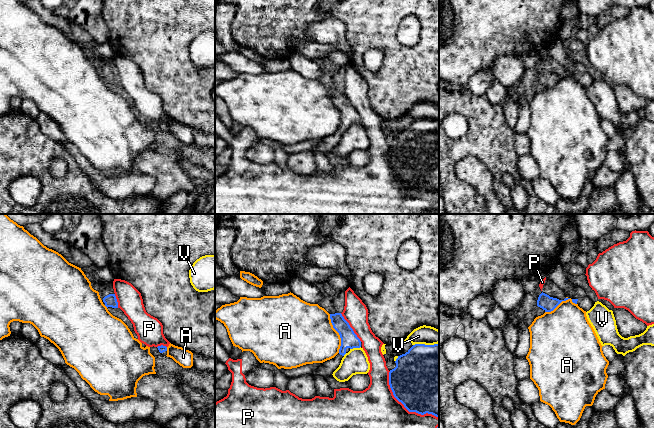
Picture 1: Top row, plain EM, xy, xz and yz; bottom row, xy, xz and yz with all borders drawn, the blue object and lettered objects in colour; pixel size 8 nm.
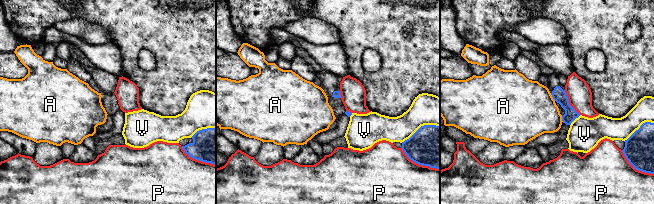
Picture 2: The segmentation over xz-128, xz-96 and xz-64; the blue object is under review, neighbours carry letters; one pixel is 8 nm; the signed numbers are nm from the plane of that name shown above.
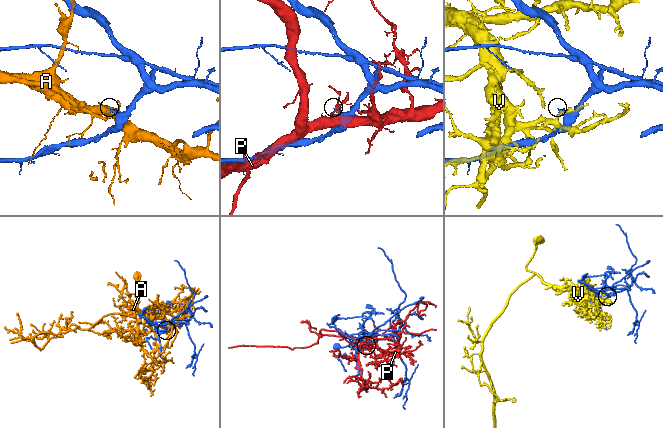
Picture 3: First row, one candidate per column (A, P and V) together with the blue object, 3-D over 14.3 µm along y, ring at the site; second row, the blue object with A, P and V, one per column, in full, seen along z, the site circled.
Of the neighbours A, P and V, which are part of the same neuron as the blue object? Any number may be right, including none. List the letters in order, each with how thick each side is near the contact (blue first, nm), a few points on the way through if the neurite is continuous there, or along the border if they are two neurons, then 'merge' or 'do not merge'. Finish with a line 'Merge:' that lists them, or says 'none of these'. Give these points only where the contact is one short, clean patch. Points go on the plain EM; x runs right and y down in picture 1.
A: 140/440 nm | do not merge
P: 500/500 nm | do not merge
V: 140/190 nm | do not merge
Merge: none of these

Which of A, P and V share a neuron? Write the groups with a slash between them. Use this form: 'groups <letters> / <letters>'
groups A / P / V

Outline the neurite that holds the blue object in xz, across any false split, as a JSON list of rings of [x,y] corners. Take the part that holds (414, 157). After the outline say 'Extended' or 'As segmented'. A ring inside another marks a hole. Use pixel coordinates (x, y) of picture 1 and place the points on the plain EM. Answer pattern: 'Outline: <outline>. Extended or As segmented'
Outline: [[[439,119],[434,121],[415,120],[405,130],[398,132],[396,143],[389,148],[389,161],[394,173],[409,188],[432,190],[439,194]]]. As segmented

